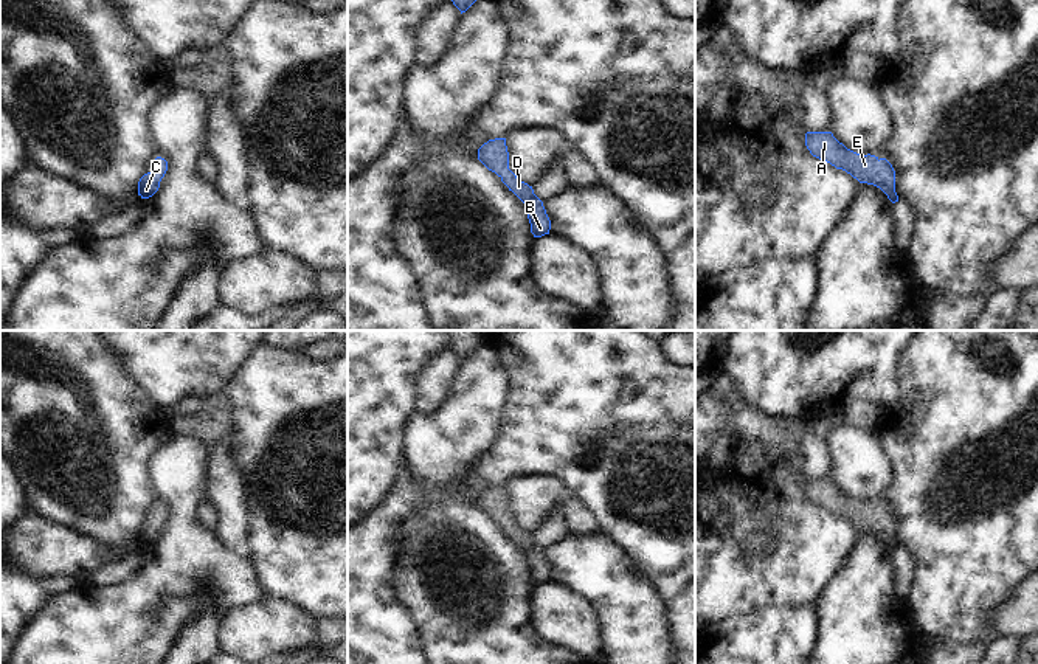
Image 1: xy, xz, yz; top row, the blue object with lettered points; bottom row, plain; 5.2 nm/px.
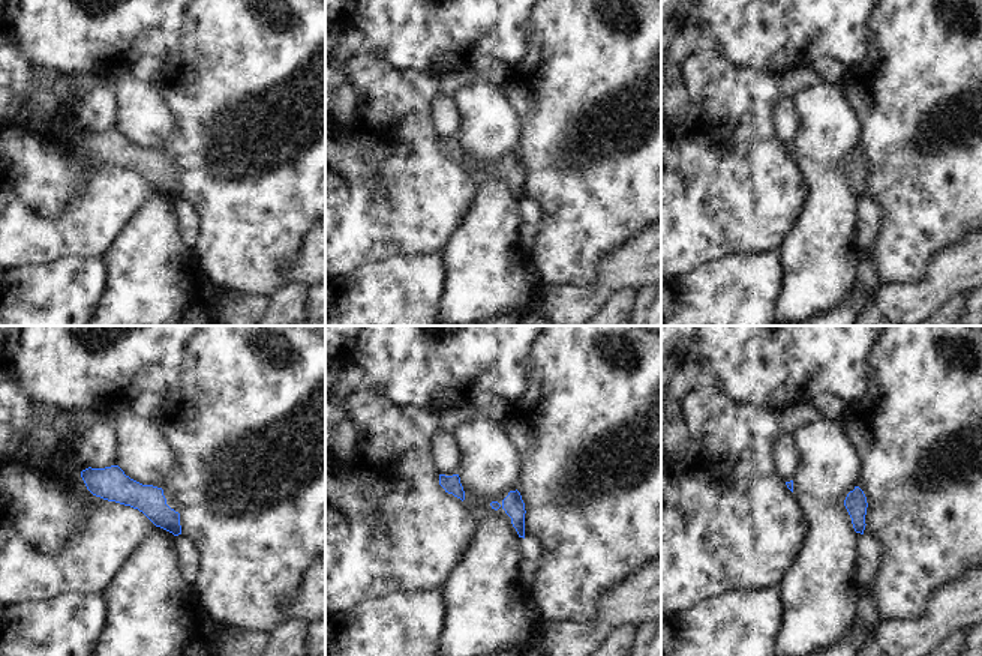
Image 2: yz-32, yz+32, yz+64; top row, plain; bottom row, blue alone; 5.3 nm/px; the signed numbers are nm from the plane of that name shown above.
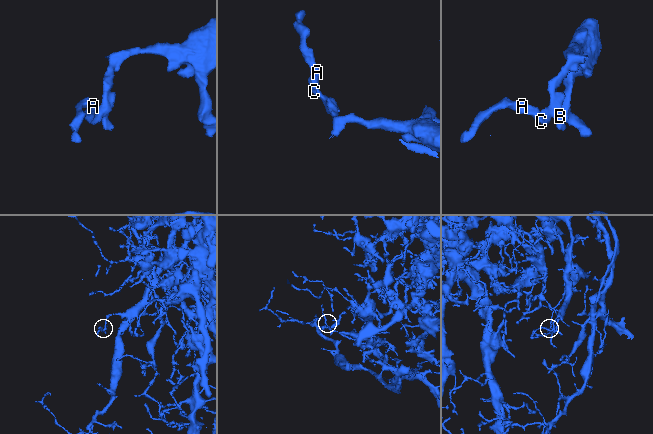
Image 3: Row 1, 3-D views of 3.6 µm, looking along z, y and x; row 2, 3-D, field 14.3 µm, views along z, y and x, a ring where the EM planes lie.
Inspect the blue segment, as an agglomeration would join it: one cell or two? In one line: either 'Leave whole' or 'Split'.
Leave whole.

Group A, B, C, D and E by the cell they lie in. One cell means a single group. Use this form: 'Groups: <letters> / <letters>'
Groups: A B C D E.

